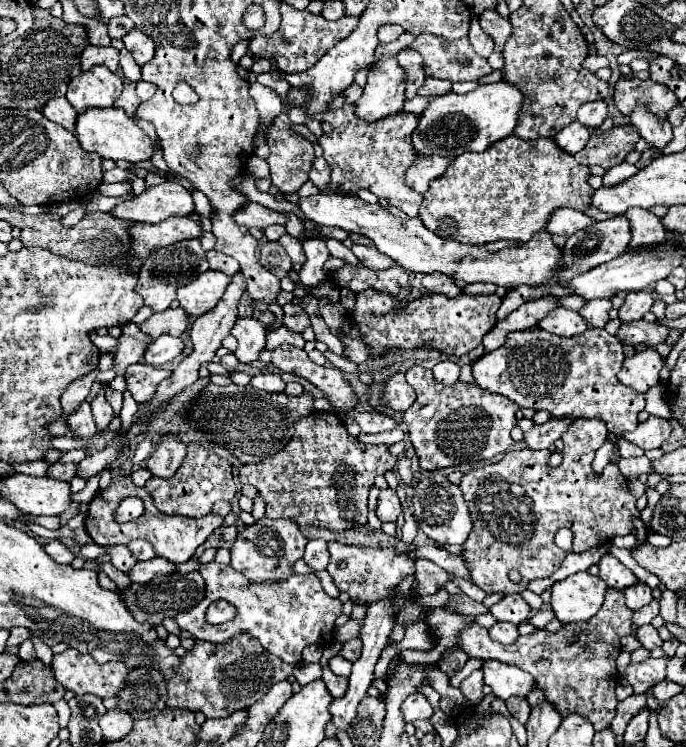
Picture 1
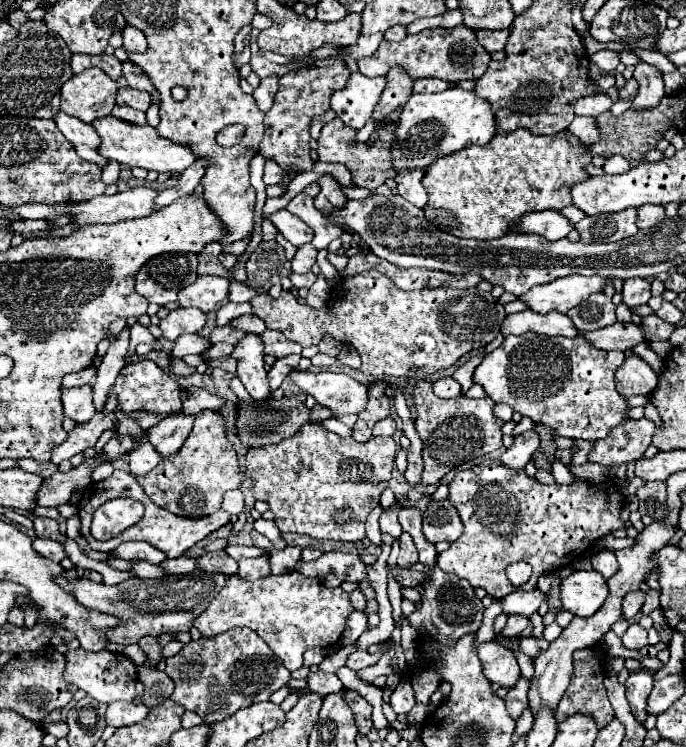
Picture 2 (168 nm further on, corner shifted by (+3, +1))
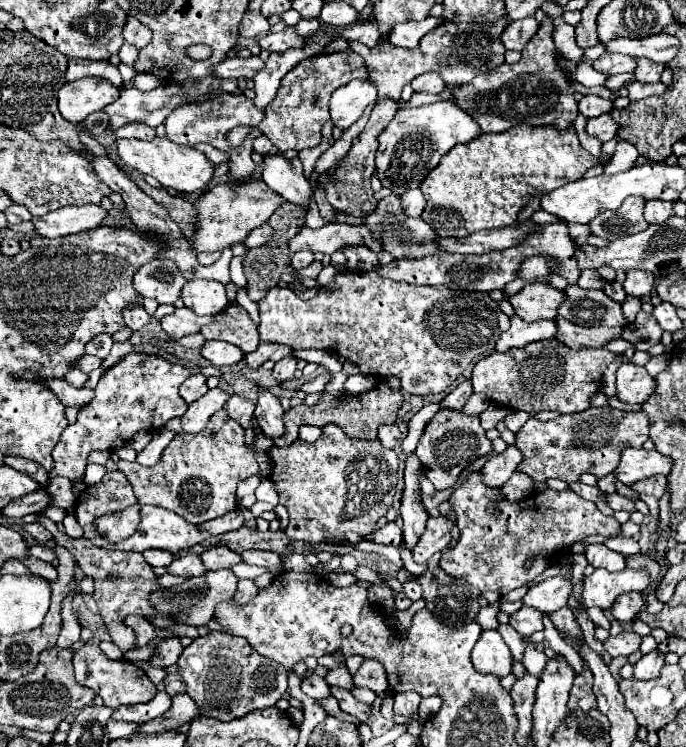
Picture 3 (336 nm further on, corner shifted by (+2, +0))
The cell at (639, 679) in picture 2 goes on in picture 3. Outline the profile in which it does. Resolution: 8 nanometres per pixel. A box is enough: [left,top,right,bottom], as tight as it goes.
[633,651,665,681]

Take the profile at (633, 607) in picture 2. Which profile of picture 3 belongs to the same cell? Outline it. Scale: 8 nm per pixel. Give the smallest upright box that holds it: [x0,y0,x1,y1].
[611,591,645,623]

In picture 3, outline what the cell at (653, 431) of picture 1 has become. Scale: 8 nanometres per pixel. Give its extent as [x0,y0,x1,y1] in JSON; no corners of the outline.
[517,407,649,483]

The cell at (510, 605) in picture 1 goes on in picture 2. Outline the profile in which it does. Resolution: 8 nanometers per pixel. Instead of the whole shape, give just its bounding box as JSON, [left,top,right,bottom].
[502,590,546,616]

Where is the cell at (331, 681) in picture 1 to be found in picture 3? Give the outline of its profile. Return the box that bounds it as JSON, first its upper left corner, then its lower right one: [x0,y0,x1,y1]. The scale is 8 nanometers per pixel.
[301,673,331,699]

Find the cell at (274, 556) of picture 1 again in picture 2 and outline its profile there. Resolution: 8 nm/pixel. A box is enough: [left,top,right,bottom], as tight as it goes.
[238,558,270,580]

